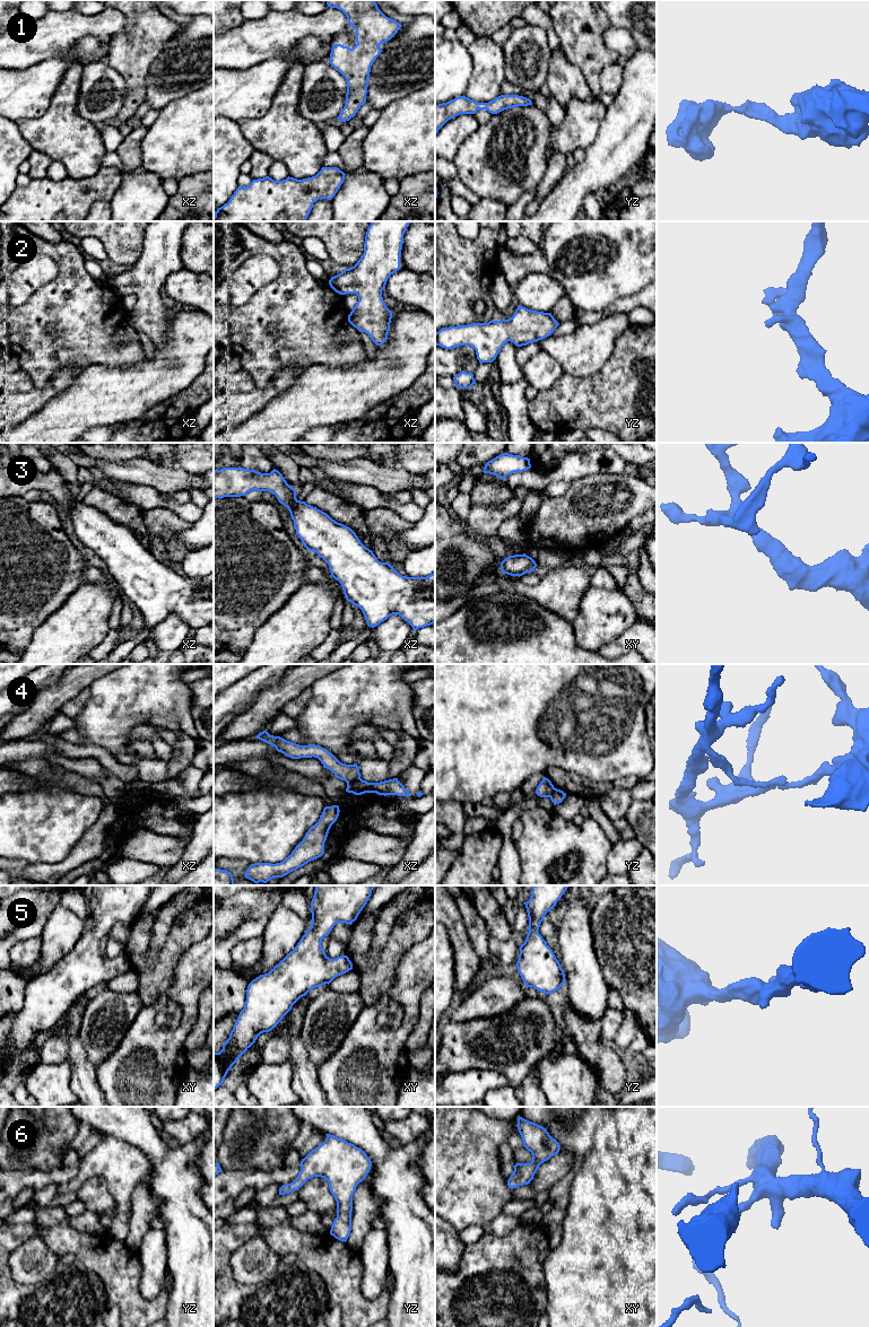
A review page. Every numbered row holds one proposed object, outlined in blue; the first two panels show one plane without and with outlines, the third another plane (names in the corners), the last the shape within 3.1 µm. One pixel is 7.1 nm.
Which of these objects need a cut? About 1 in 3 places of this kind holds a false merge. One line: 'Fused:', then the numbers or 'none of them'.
Fused: 4

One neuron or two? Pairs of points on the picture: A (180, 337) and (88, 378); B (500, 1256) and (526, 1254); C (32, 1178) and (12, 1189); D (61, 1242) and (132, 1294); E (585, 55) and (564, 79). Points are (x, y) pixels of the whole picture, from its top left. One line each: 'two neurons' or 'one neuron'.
A: one neuron
B: one neuron
C: one neuron
D: one neuron
E: two neurons

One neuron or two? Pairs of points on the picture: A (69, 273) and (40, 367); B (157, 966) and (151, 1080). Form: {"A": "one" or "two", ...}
{"A": "one", "B": "two"}

